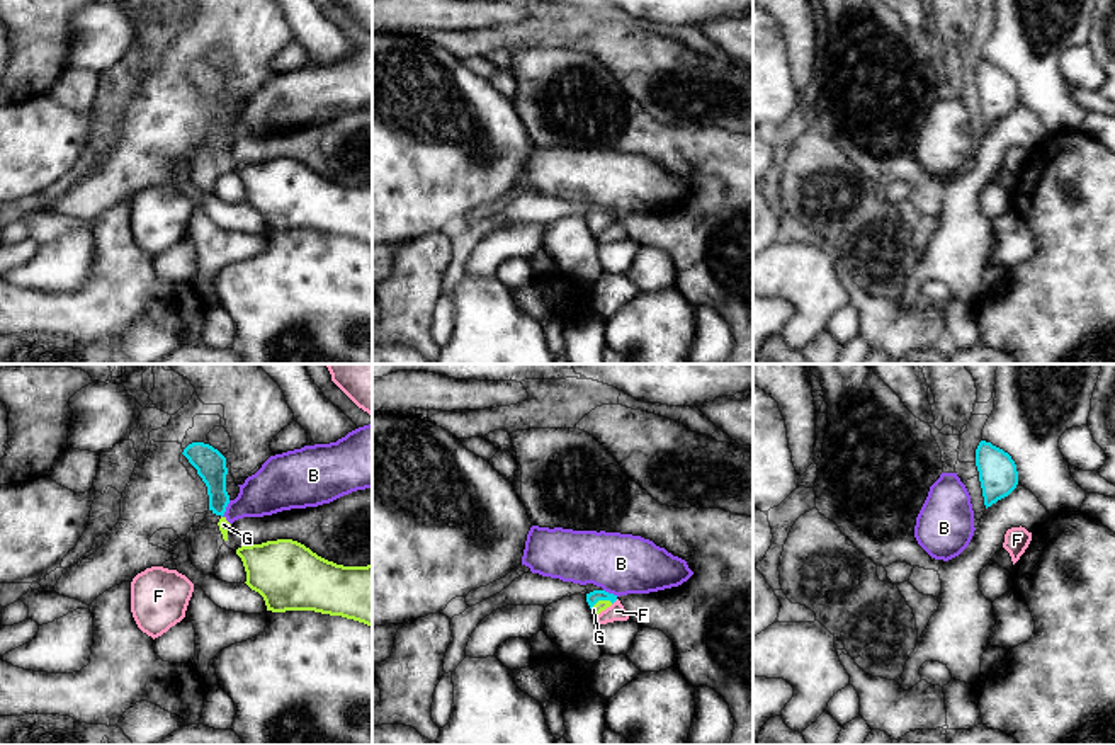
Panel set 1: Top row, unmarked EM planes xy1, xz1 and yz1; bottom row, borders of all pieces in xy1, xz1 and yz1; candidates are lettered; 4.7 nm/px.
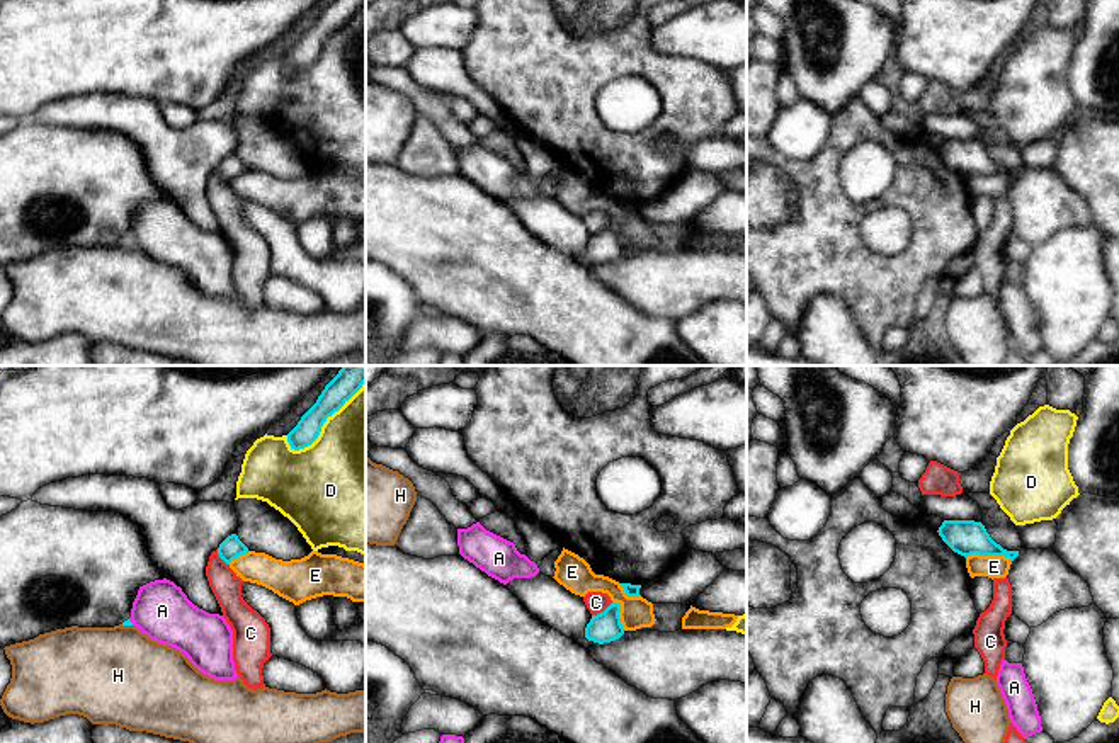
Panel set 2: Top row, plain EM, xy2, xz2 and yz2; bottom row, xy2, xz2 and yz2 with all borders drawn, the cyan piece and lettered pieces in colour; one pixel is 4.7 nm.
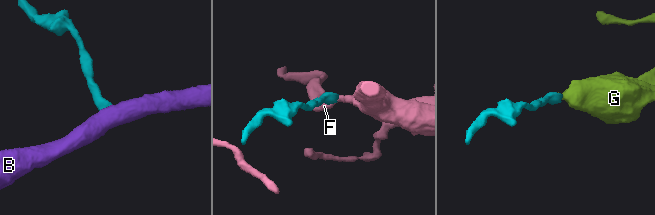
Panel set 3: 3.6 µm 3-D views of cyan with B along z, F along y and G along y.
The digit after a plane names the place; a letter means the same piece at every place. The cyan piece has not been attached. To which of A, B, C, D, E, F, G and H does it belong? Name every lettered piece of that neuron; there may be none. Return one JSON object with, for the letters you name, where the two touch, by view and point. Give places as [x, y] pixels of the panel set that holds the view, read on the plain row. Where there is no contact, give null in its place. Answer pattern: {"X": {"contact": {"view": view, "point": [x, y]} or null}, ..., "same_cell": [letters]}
{"G": {"contact": {"view": "xz1", "point": [600, 218]}}, "same_cell": ["G"]}

